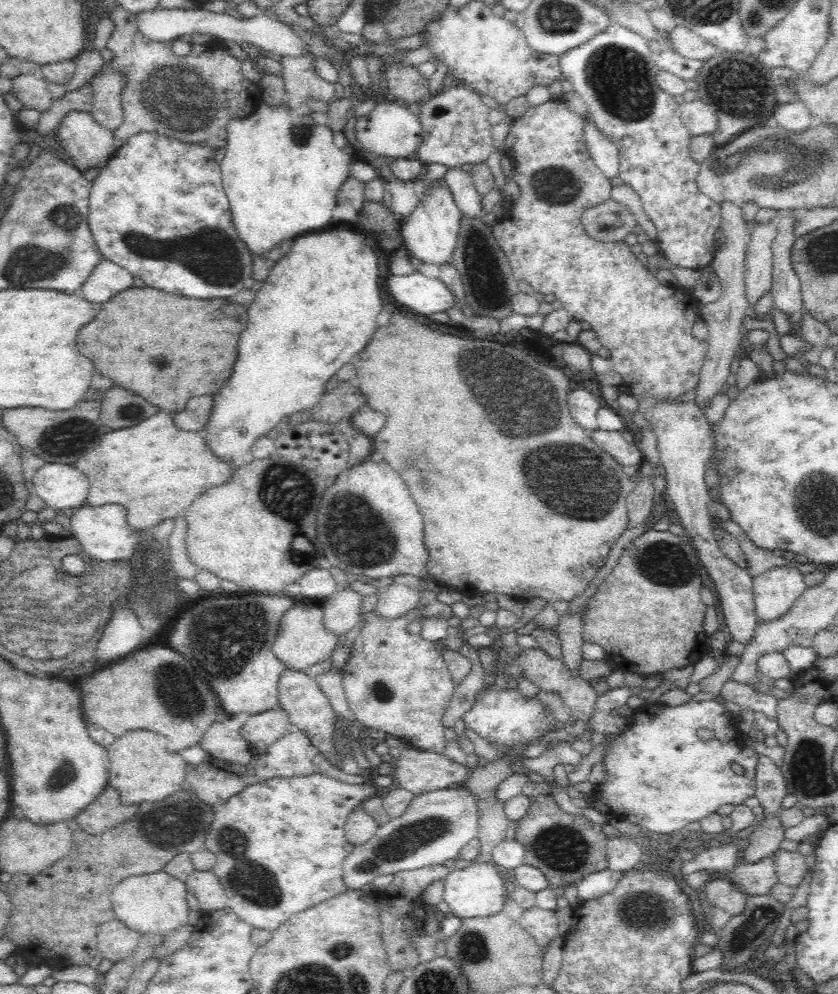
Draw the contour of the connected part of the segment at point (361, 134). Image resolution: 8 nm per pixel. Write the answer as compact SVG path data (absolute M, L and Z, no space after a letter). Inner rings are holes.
M386 100L377 106L370 114L362 116L354 124L356 139L362 148L377 156L387 156L389 161L398 158L417 158L416 152L421 145L422 123L415 109L397 105L394 100Z

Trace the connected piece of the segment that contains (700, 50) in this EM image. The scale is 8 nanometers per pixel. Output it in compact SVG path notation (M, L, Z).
M676 25L664 35L664 39L669 39L673 44L673 51L686 58L706 61L720 52L713 44L685 26Z

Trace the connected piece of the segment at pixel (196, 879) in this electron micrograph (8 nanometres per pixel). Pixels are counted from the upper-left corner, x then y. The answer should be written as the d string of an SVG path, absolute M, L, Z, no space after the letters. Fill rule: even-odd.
M195 870L185 880L185 885L187 892L197 898L202 910L212 911L227 906L227 894L214 871Z

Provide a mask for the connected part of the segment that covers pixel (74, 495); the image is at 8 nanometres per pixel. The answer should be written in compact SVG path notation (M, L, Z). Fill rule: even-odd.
M45 462L36 471L29 485L33 494L40 496L48 507L53 508L58 513L65 508L78 509L87 502L89 491L88 477L74 465Z

